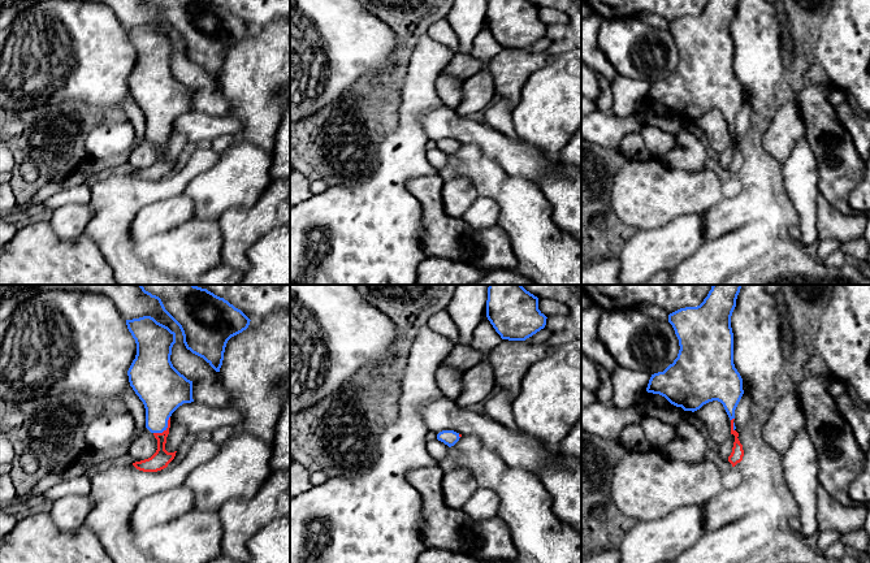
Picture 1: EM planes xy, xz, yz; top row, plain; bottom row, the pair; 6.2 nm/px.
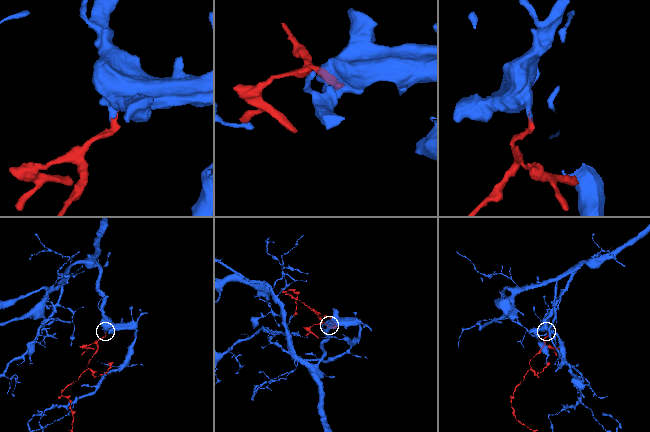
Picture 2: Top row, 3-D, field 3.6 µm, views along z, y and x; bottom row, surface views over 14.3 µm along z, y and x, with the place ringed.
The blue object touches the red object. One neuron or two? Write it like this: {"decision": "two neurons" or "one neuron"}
{"decision": "one neuron"}

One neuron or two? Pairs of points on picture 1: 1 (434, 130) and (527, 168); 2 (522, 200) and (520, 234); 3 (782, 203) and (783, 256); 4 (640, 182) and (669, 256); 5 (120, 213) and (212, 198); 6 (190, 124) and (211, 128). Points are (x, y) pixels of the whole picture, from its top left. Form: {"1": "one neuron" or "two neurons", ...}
{"1": "one neuron", "2": "two neurons", "3": "two neurons", "4": "two neurons", "5": "two neurons", "6": "one neuron"}

